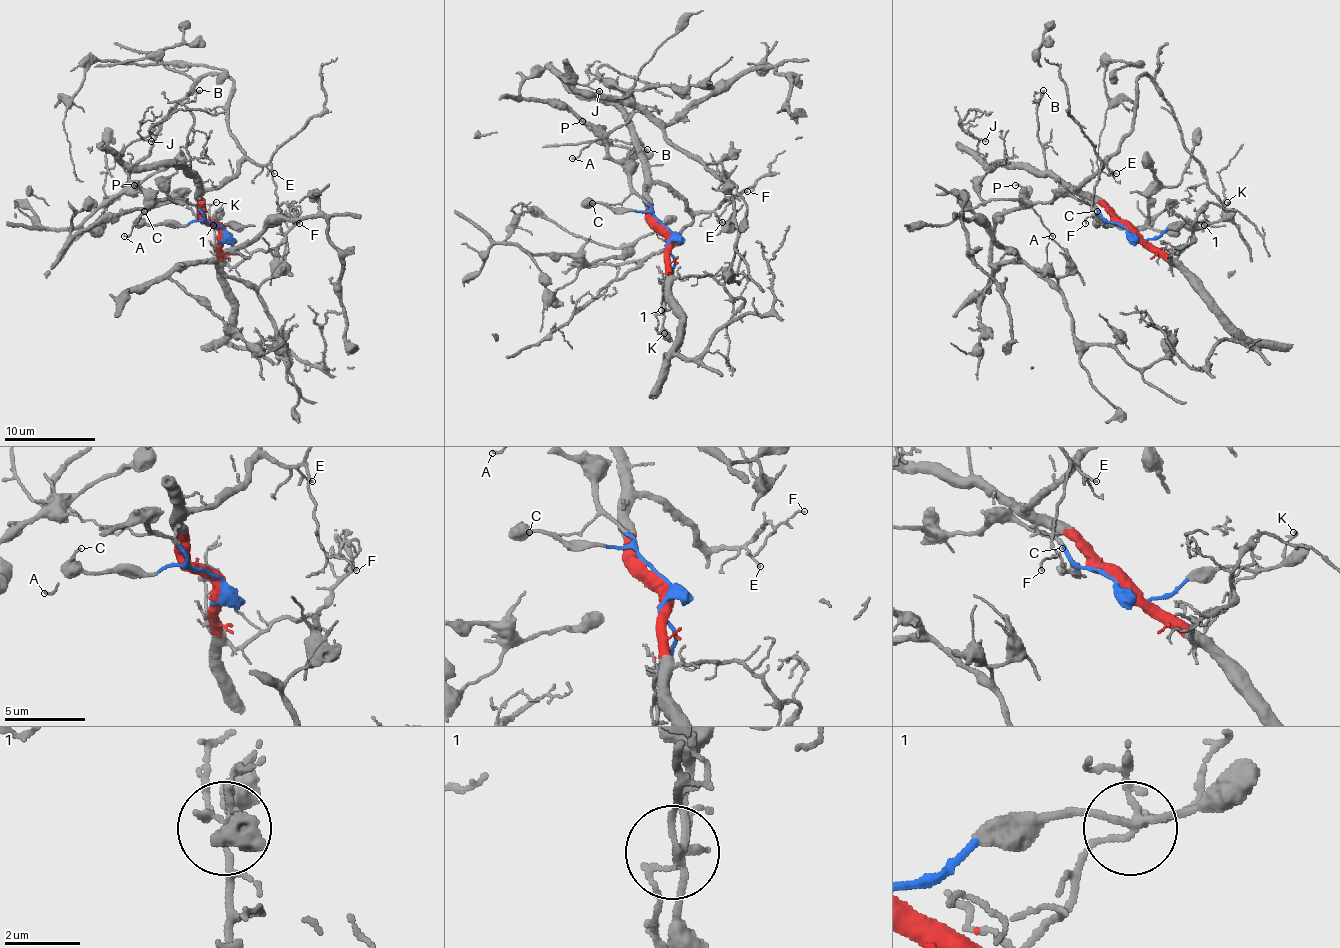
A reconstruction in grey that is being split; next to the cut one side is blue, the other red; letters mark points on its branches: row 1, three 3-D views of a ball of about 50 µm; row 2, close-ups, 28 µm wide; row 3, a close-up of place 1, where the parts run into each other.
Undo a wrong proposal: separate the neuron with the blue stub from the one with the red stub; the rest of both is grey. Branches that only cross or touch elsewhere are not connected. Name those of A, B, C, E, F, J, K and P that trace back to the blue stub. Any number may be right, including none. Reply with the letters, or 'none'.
A, C, P

